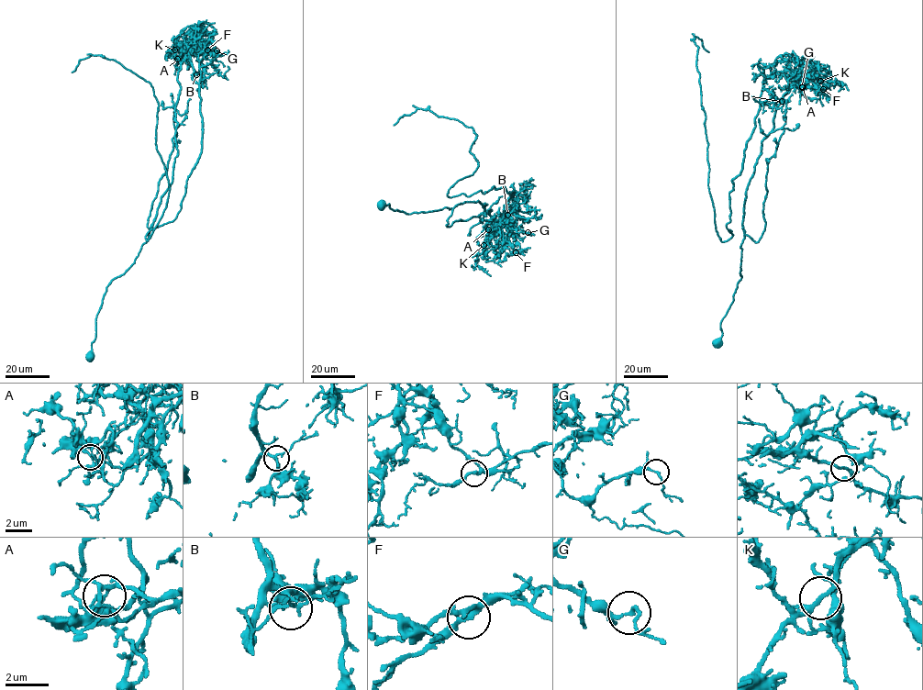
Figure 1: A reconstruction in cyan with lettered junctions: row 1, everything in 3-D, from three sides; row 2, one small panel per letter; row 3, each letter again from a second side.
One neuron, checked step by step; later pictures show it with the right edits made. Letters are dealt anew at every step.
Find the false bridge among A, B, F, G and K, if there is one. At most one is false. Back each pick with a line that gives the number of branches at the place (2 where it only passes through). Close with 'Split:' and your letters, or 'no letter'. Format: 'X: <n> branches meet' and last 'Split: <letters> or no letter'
A: 3 branches meet
Split: A

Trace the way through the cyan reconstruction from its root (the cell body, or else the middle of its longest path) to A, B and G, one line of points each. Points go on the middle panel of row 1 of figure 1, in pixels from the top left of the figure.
A: (383, 205), (409, 214), (478, 200), (486, 205), (484, 212), (492, 210), (488, 229)
B: (383, 205), (389, 203), (391, 208), (409, 214), (478, 200), (496, 220), (507, 215)
G: (383, 205), (409, 214), (478, 200), (493, 218), (528, 232)

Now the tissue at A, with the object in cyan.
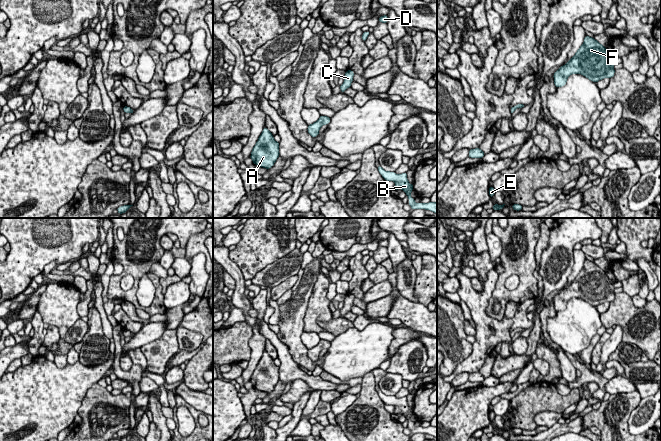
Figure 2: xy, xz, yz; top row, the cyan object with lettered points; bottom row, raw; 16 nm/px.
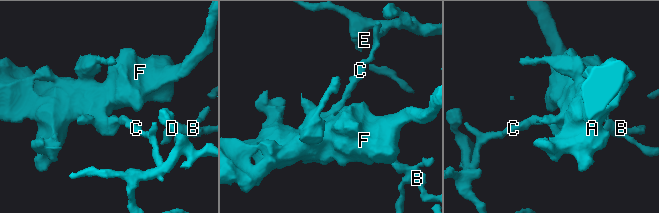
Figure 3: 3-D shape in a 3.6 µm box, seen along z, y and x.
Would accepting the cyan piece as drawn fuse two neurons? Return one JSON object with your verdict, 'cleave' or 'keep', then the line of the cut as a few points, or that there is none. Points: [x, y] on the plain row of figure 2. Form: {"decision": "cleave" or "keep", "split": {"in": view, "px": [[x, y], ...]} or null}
{"decision": "cleave", "split": {"in": "xy", "px": [[130, 332], [124, 335]]}}

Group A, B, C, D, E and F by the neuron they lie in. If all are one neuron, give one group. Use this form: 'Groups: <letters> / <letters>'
Groups: A C F / B D E

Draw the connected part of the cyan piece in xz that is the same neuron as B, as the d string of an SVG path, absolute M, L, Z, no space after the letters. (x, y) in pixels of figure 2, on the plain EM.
M380 389L377 391L379 397L382 399L384 404L393 405L395 407L394 414L401 413L408 420L408 427L412 434L415 433L425 433L430 434L437 438L437 426L429 427L416 427L414 422L411 421L411 416L413 415L413 408L410 408L407 403L407 396L402 398L396 398L395 396L385 395Z

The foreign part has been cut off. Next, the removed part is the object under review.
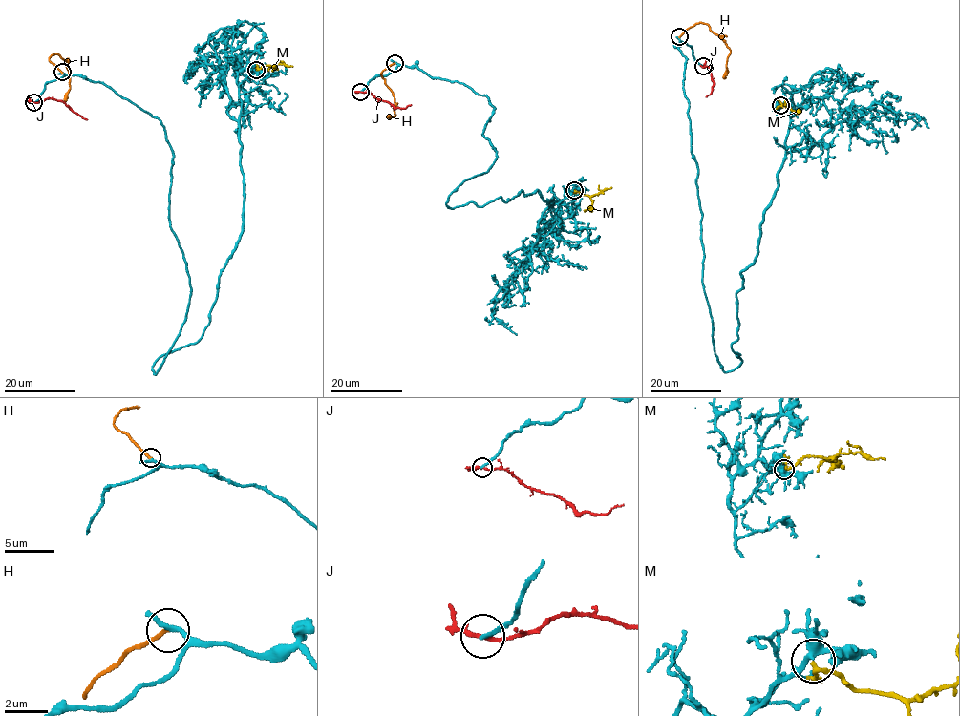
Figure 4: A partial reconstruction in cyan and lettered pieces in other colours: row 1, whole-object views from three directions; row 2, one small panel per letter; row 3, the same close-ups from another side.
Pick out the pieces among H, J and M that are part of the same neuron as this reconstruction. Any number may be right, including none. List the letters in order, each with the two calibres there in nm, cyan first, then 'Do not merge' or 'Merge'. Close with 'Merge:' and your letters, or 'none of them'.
H: Thickness 300 nm (cyan) against 180 nm. Merge
J: Thickness 180 nm (cyan) against 180 nm. Do not merge
M: Thickness 280 nm (cyan) against 150 nm. Do not merge
Merge: H

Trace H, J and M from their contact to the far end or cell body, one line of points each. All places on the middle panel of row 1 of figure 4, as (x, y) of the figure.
H: (394, 62), (381, 74), (394, 100), (394, 116), (387, 115)
J: (360, 92), (370, 93), (396, 108), (411, 105)
M: (574, 190), (592, 196), (611, 187)

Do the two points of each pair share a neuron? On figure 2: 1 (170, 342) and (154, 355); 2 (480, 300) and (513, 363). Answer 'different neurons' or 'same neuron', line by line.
1: same neuron
2: different neurons

